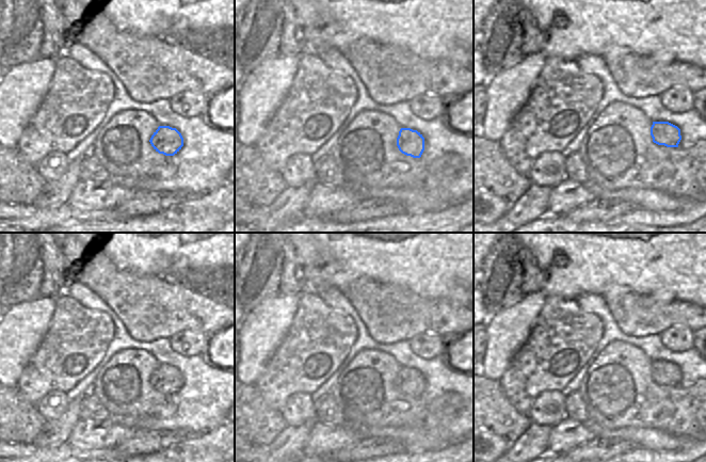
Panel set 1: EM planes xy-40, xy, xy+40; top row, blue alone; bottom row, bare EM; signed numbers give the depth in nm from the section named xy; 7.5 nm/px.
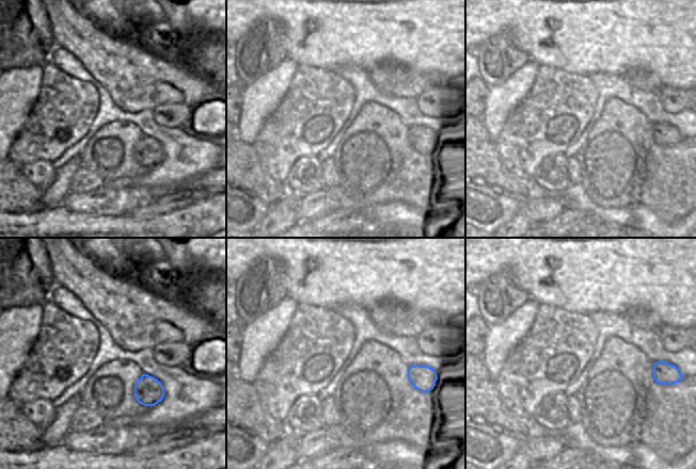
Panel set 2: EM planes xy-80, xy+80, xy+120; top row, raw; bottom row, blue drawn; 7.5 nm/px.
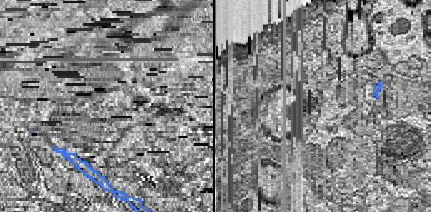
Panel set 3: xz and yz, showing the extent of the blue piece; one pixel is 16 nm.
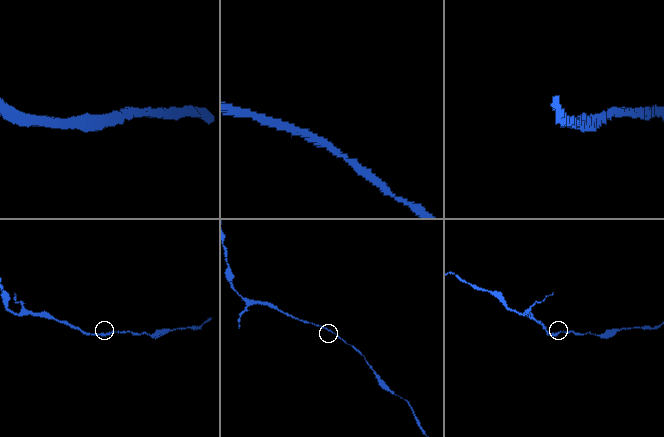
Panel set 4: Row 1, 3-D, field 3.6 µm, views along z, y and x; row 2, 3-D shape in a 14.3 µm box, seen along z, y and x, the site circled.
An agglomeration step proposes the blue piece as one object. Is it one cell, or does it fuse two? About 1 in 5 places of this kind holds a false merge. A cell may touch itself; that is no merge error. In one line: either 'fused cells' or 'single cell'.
single cell

